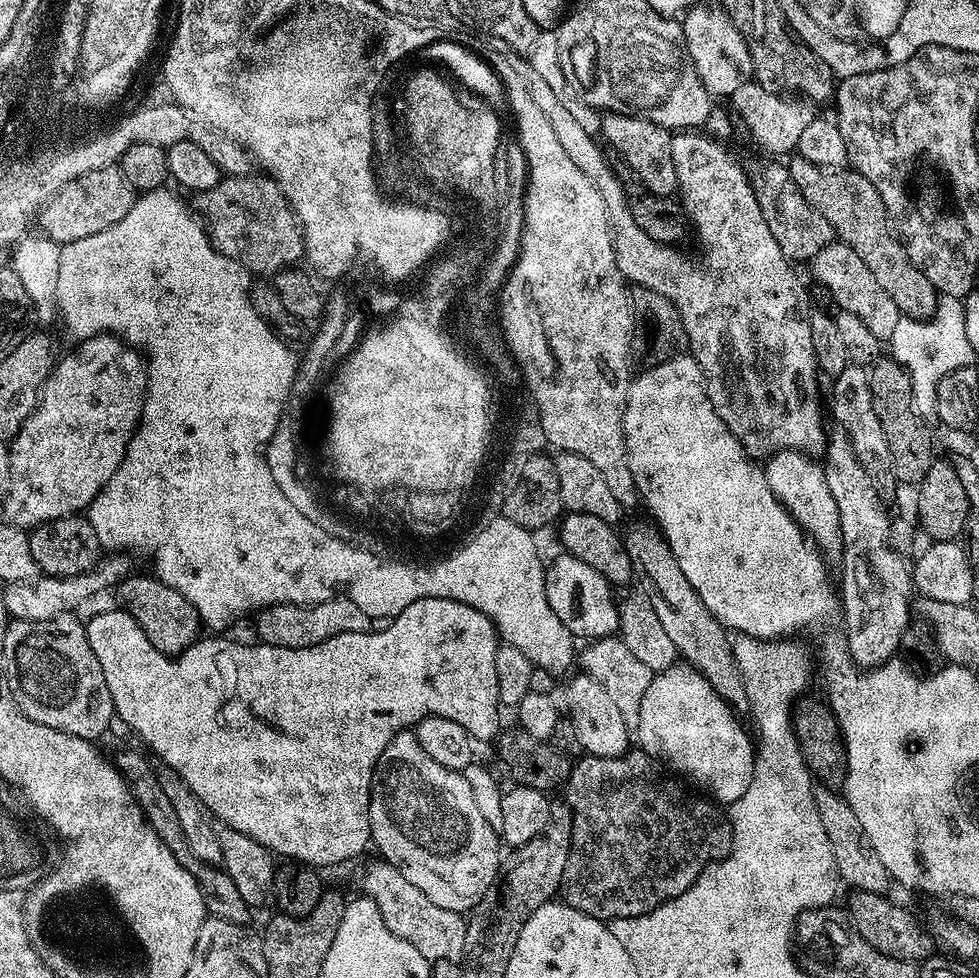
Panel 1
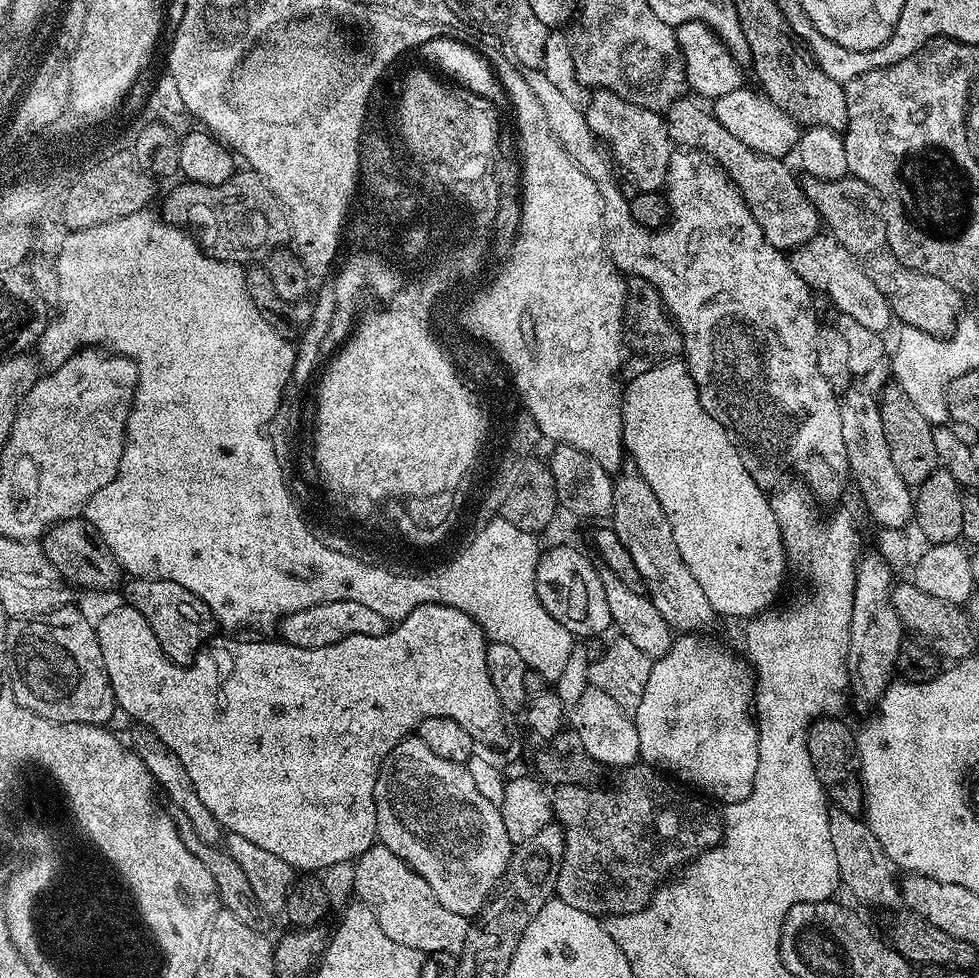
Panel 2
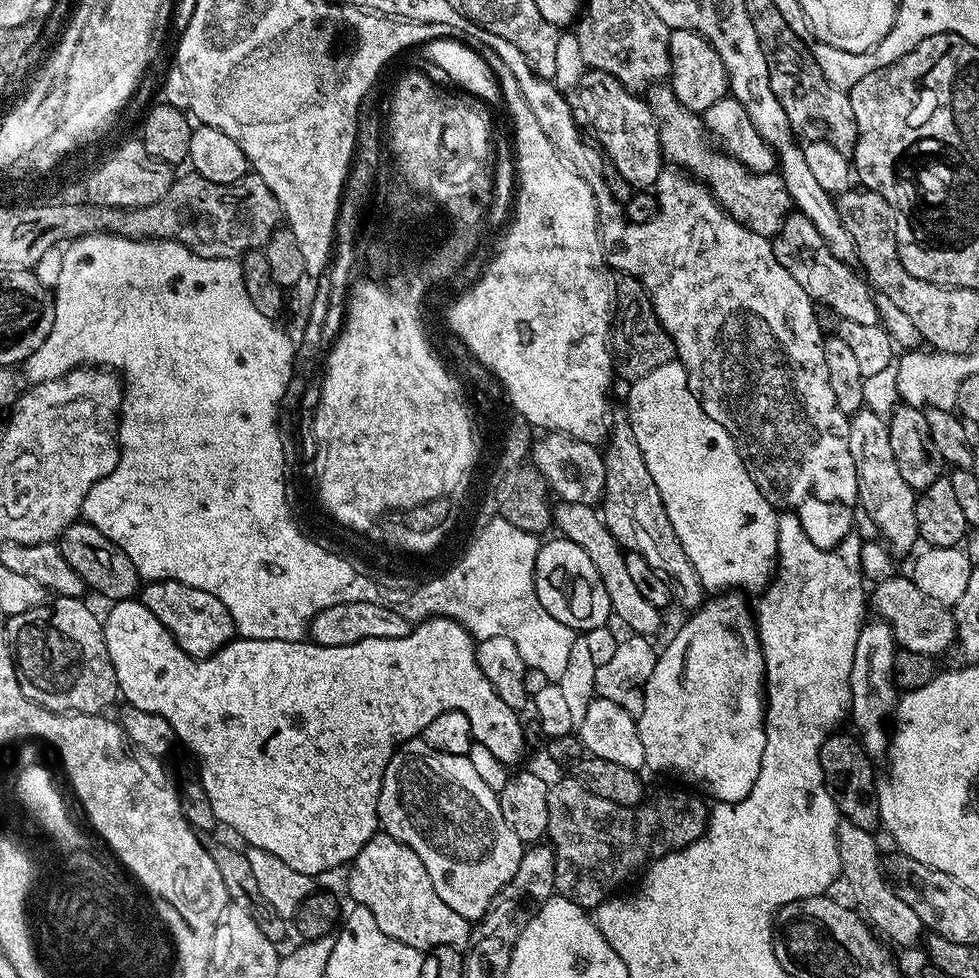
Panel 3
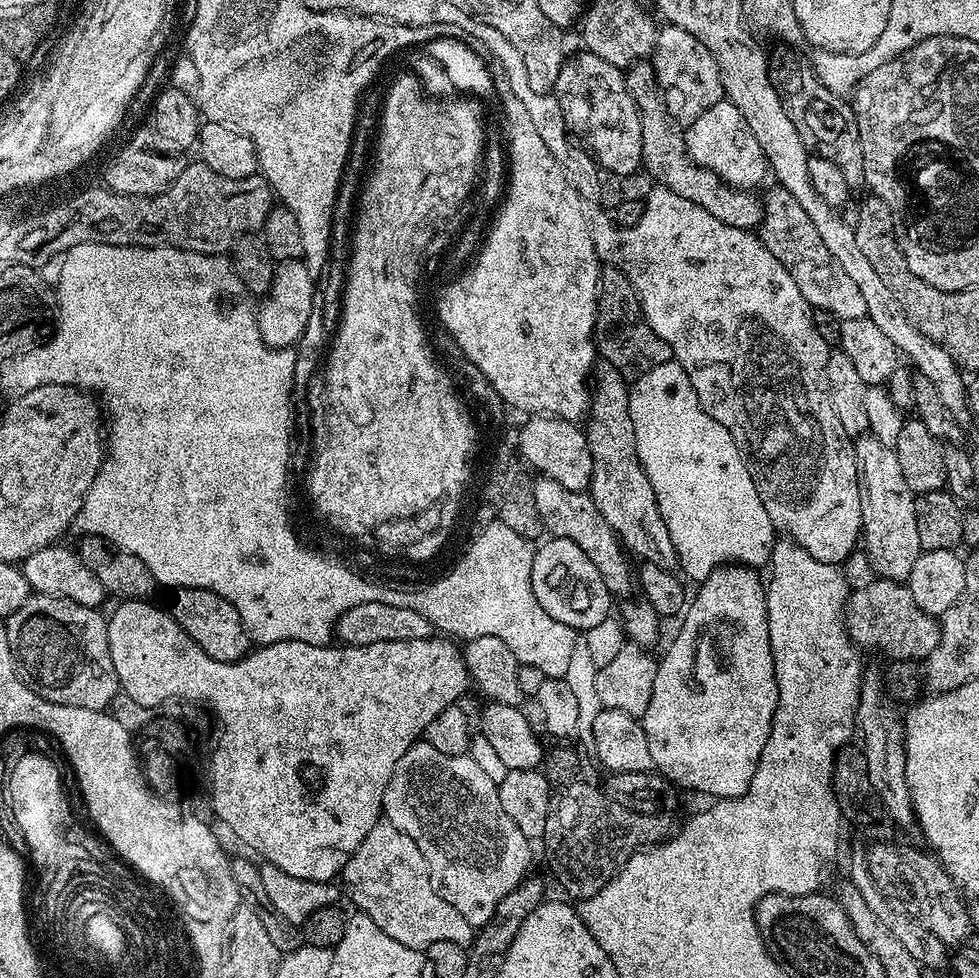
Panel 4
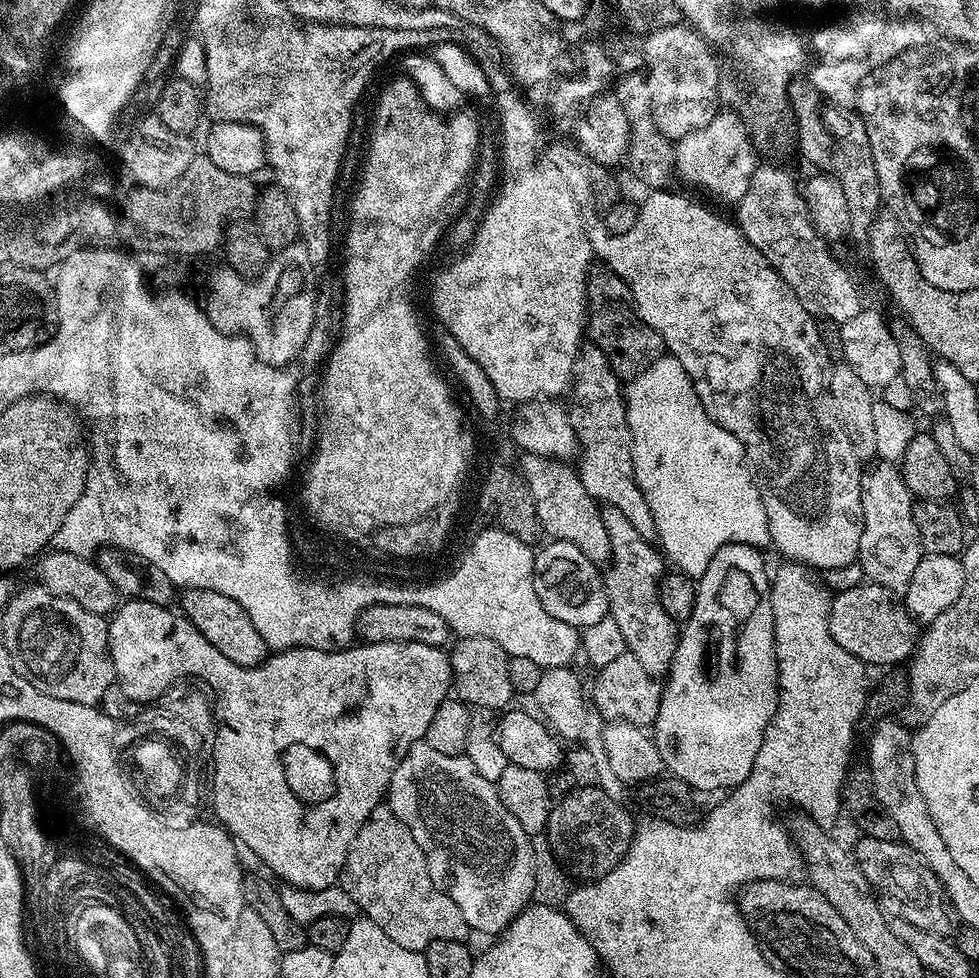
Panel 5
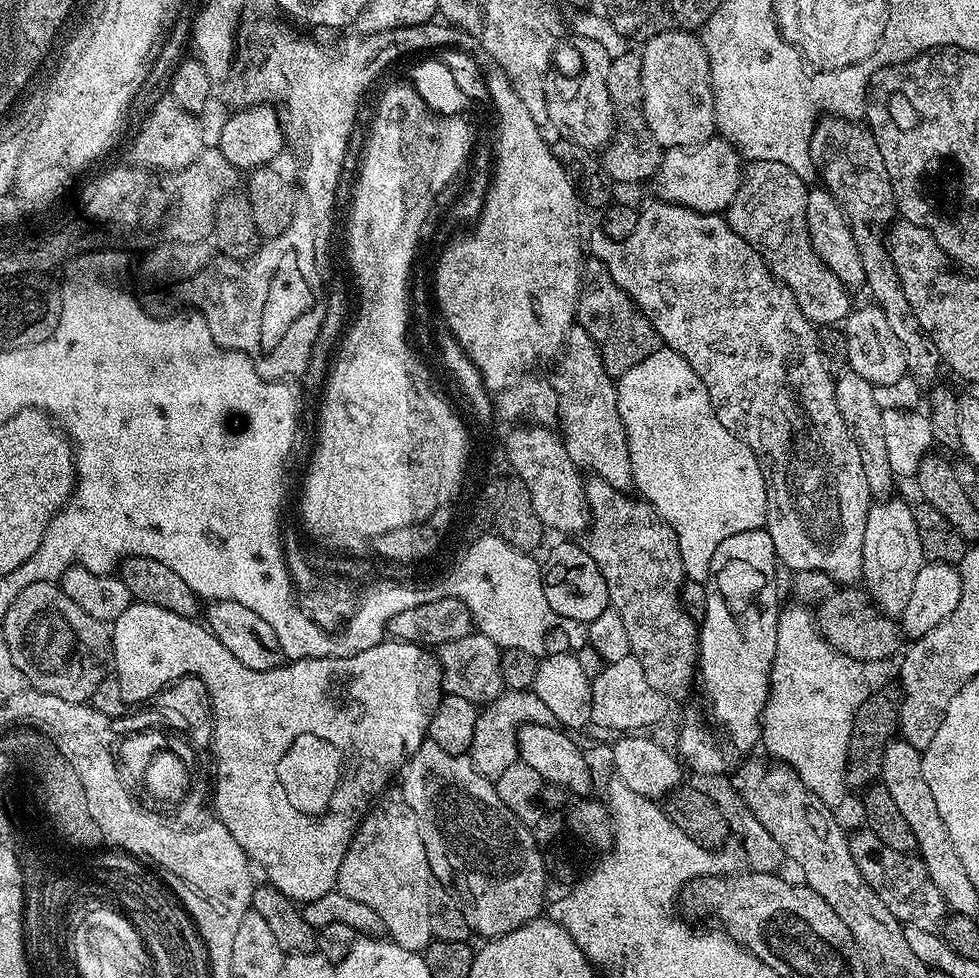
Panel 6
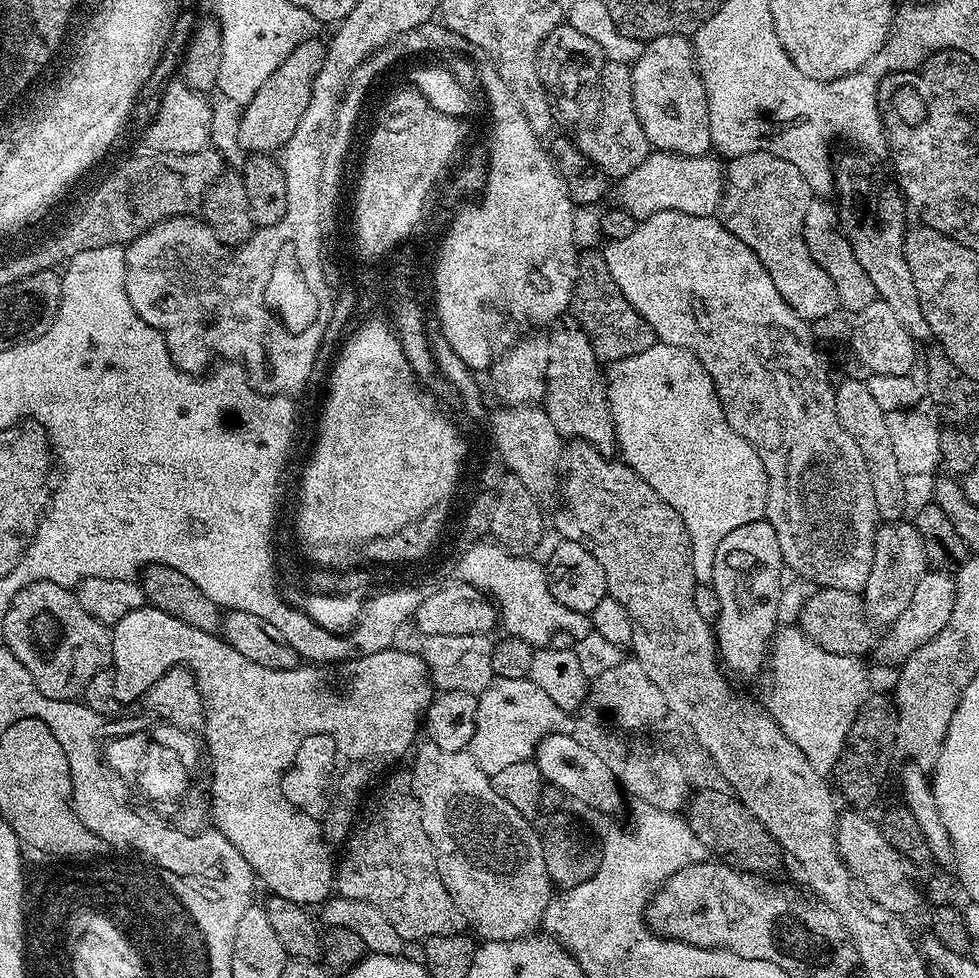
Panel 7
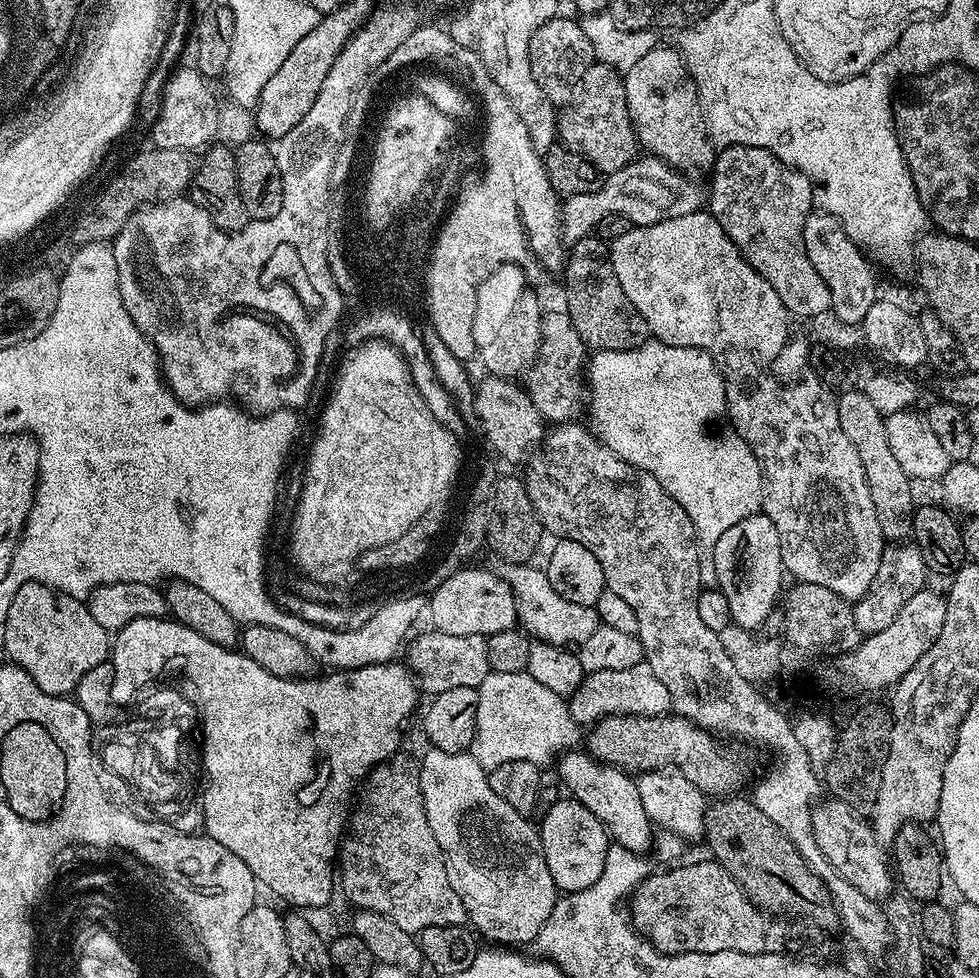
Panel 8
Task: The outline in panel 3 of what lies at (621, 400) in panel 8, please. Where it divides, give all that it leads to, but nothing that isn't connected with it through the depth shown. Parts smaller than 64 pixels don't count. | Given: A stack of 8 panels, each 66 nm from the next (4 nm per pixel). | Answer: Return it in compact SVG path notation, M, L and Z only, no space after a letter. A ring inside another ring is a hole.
M678 362L650 370L650 374L631 381L629 388L632 389L628 392L626 411L634 438L638 438L638 450L642 450L646 470L650 470L654 486L658 486L658 494L662 494L670 526L674 526L674 534L678 534L678 542L682 542L682 550L686 550L700 585L712 594L721 590L763 593L776 571L778 512L752 481L736 439L702 410L690 390L686 370Z

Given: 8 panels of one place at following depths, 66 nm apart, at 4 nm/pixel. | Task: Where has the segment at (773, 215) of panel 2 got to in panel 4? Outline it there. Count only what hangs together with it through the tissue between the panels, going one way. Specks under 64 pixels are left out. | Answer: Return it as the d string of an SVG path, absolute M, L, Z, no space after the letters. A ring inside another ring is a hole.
M651 59L636 61L627 69L624 81L634 98L642 118L642 165L643 171L653 176L655 183L662 188L674 190L674 194L682 194L682 198L690 198L702 210L714 214L718 222L726 222L726 226L756 230L760 227L760 219L764 217L761 201L756 200L751 191L743 188L732 188L718 174L698 166L688 157L684 145L684 132L674 123L664 106L660 87L656 81L656 71L652 69Z

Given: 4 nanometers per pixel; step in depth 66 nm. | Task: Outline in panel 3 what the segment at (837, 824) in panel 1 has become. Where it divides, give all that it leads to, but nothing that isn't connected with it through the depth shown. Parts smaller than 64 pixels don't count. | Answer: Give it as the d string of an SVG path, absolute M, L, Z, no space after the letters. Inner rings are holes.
M841 819L840 825L837 826L836 837L838 838L838 858L840 859L840 875L842 877L843 883L848 883L848 888L850 891L852 891L853 898L856 899L856 901L854 901L855 907L859 909L859 911L862 913L865 921L867 921L867 923L871 925L871 927L875 929L875 931L879 933L879 935L883 937L885 941L887 941L886 939L893 940L893 942L896 943L897 946L900 948L908 948L911 946L911 944L918 943L920 940L920 935L922 935L922 940L922 937L925 935L926 932L924 923L922 922L922 918L918 918L918 914L914 914L914 910L910 910L910 906L906 906L906 902L902 902L902 898L898 898L898 894L896 893L895 888L892 887L886 875L885 869L882 867L882 860L880 864L880 848L878 845L876 845L875 840L877 837L873 835L873 833L862 830L862 826L854 826L852 823L850 823L850 821L845 819Z

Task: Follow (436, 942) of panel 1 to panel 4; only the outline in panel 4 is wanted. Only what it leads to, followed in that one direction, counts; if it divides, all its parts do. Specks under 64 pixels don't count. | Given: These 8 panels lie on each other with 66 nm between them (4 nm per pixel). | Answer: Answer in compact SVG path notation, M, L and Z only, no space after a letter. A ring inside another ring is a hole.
M381 822L379 824L376 824L374 826L374 830L370 830L370 834L366 834L366 838L362 838L362 842L358 846L358 850L354 850L351 856L349 856L348 861L346 862L346 866L344 867L344 871L342 873L342 881L343 880L345 884L345 885L343 884L343 887L346 889L346 892L347 892L346 887L348 887L348 892L350 895L352 895L353 902L356 903L358 907L360 907L357 909L359 909L359 911L363 913L363 915L370 917L371 920L374 922L374 926L378 926L378 930L383 930L385 934L390 934L390 938L394 938L394 942L402 942L402 946L410 946L411 948L419 948L421 950L427 950L427 948L430 947L431 944L433 944L434 942L454 942L458 946L462 946L463 948L467 949L469 945L471 945L473 942L474 929L472 924L470 922L466 922L466 918L462 918L462 914L458 914L458 910L454 910L454 906L450 906L450 902L446 902L446 898L442 898L434 890L434 886L432 885L432 883L430 882L430 878L428 877L428 867L426 866L426 858L422 858L422 850L418 850L418 846L414 842L414 838L410 838L406 834L402 834L401 832L399 832L399 830L397 830L395 826L393 826L393 824L389 824L387 822Z

